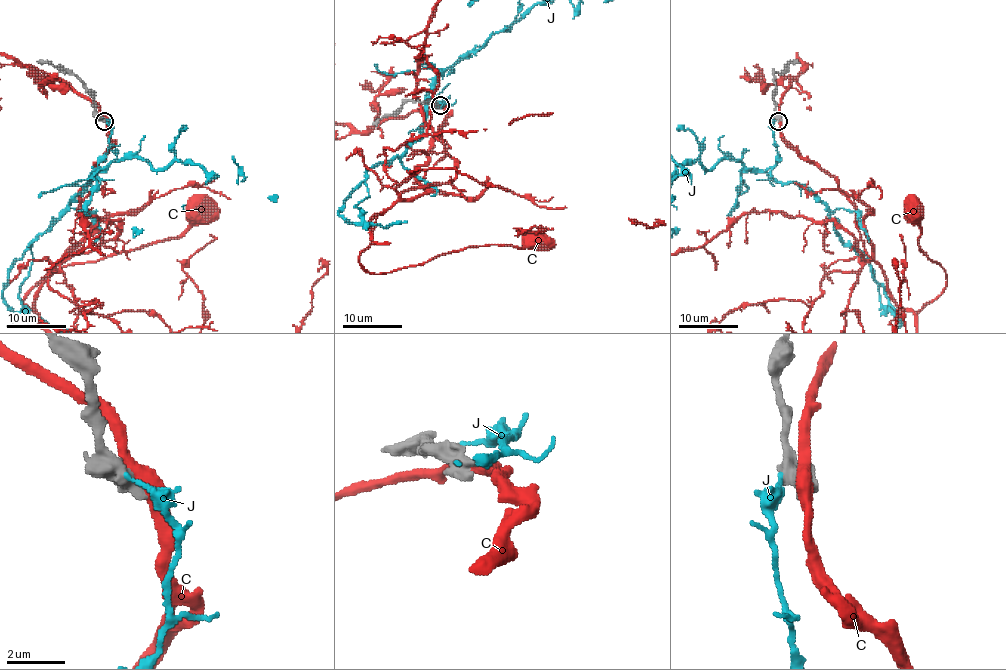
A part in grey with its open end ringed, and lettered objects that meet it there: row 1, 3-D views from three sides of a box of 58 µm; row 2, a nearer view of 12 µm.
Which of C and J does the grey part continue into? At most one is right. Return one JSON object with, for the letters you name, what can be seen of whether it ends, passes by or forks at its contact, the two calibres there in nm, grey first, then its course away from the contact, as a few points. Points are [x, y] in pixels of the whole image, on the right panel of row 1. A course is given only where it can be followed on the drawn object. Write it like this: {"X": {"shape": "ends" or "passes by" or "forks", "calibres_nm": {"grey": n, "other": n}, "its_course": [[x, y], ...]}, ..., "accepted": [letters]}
{"accepted": []}

